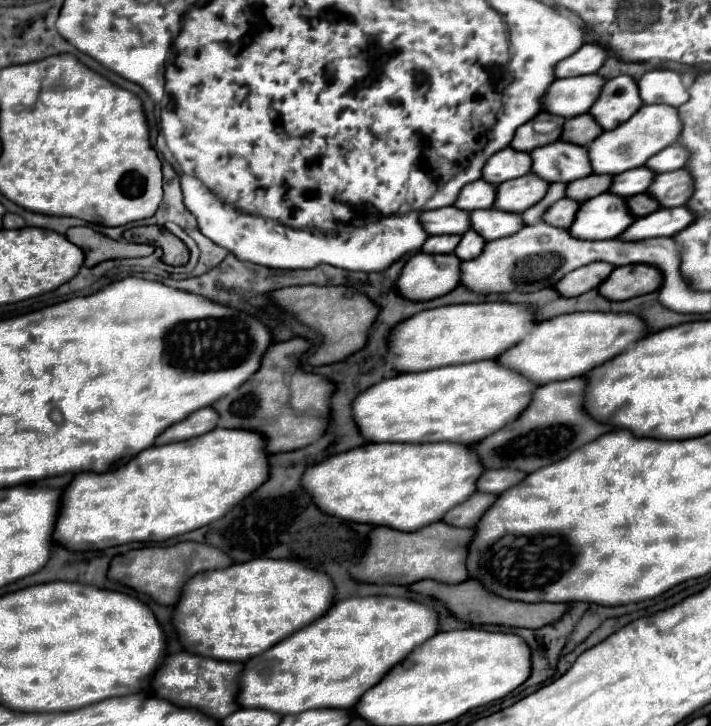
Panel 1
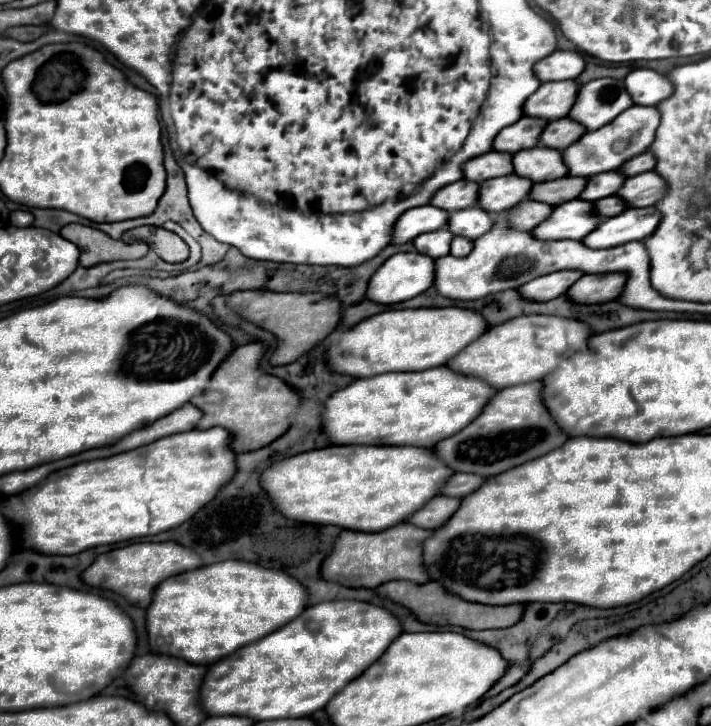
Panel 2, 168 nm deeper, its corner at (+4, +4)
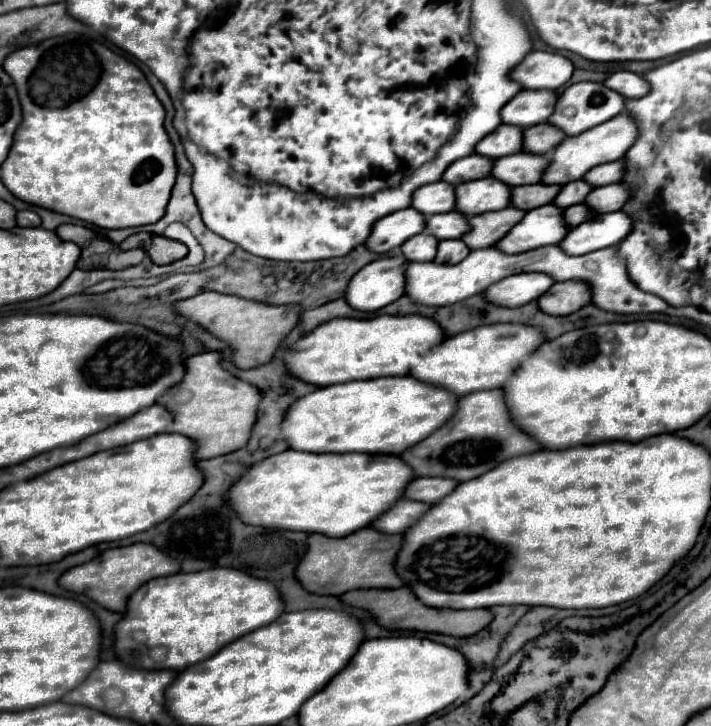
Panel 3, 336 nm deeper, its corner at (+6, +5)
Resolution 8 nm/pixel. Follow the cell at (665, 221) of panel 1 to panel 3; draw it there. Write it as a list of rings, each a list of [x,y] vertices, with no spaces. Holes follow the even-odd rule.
[[[623,210],[611,214],[597,214],[597,218],[591,218],[589,222],[571,228],[571,232],[561,242],[561,248],[567,254],[581,256],[587,252],[621,244],[631,230],[633,230],[633,220]]]

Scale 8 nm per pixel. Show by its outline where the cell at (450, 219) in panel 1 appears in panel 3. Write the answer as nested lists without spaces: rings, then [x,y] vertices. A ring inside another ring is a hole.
[[[405,208],[401,212],[397,210],[393,214],[381,218],[381,222],[377,222],[373,226],[373,232],[367,238],[365,246],[373,252],[385,254],[385,252],[401,246],[407,238],[423,232],[425,222],[427,222],[427,218],[415,208]]]

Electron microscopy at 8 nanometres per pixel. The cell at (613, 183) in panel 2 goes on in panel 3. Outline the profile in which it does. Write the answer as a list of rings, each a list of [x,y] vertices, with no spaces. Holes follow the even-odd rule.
[[[583,178],[577,182],[569,182],[569,186],[563,186],[561,194],[557,196],[557,206],[569,208],[573,204],[581,204],[581,202],[585,202],[585,198],[589,196],[591,190],[593,190],[593,186],[589,182],[585,182]]]

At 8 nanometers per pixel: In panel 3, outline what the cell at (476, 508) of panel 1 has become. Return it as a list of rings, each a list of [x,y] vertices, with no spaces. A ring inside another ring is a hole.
[[[401,498],[401,502],[397,502],[397,506],[393,506],[393,510],[389,510],[389,514],[385,514],[385,518],[377,518],[377,522],[373,522],[373,528],[381,530],[381,532],[389,532],[389,534],[403,534],[429,508],[431,506],[425,502]]]

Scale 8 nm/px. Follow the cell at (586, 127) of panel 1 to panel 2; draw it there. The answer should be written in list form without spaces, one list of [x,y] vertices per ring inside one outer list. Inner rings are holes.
[[[555,119],[555,121],[549,121],[547,127],[543,129],[543,135],[541,135],[541,145],[543,147],[555,147],[555,149],[567,149],[571,143],[575,143],[581,135],[585,133],[585,127],[575,123],[573,119]]]

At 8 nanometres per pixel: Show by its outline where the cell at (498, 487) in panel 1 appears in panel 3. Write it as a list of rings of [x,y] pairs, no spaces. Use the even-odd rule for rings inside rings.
[[[415,478],[413,486],[409,486],[409,494],[405,494],[411,500],[423,500],[429,504],[437,504],[441,498],[451,494],[459,482],[453,478]]]

